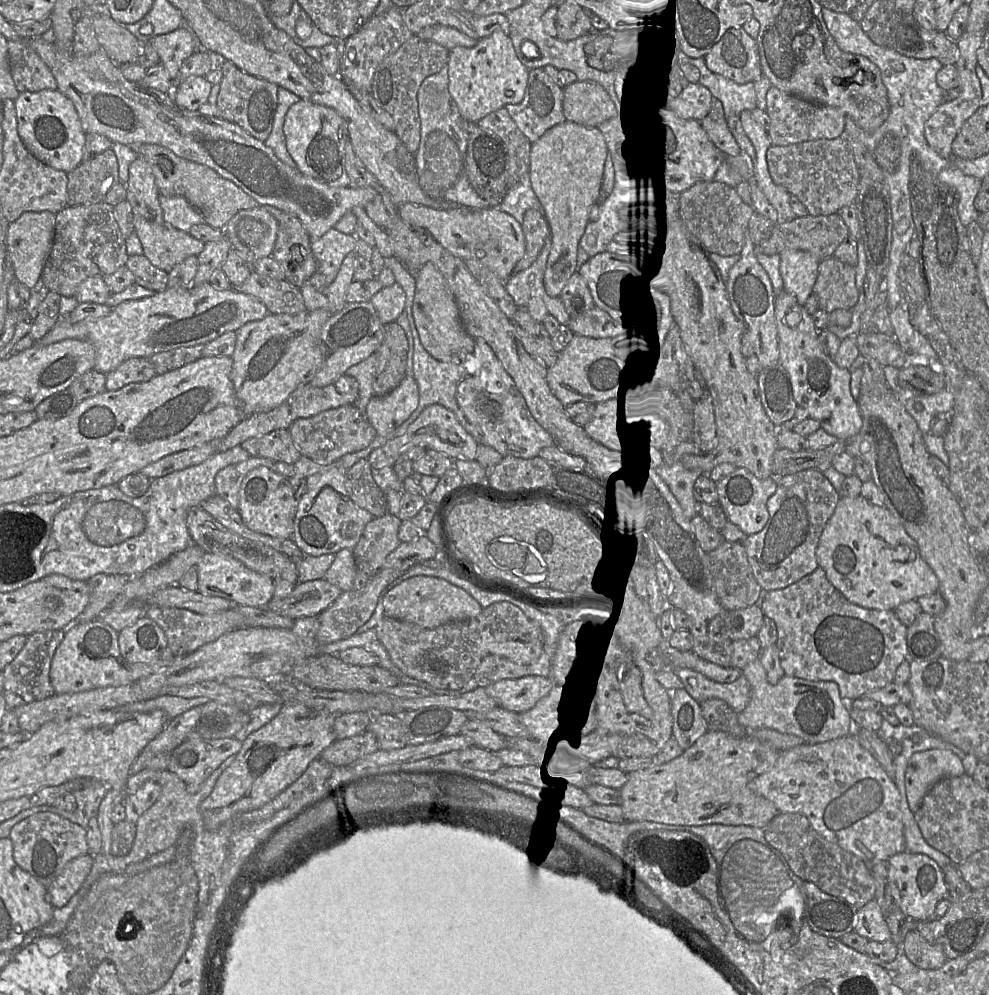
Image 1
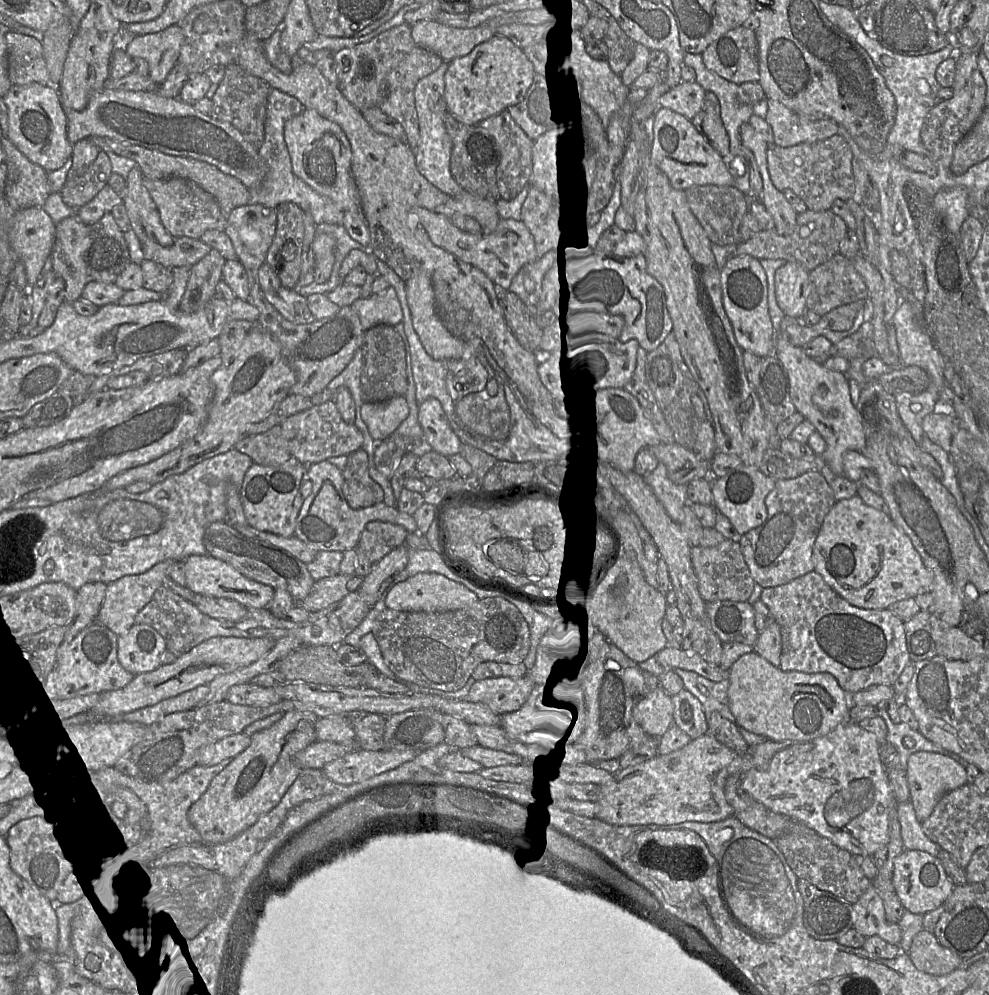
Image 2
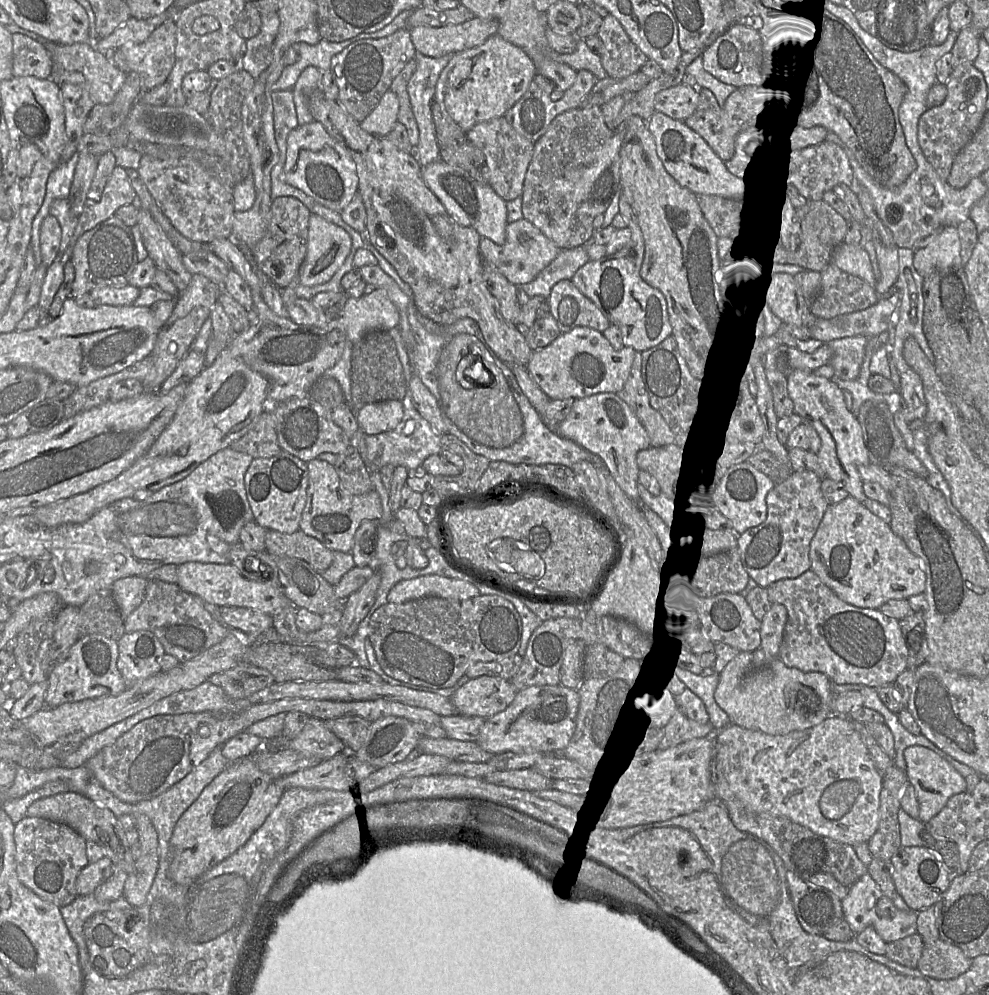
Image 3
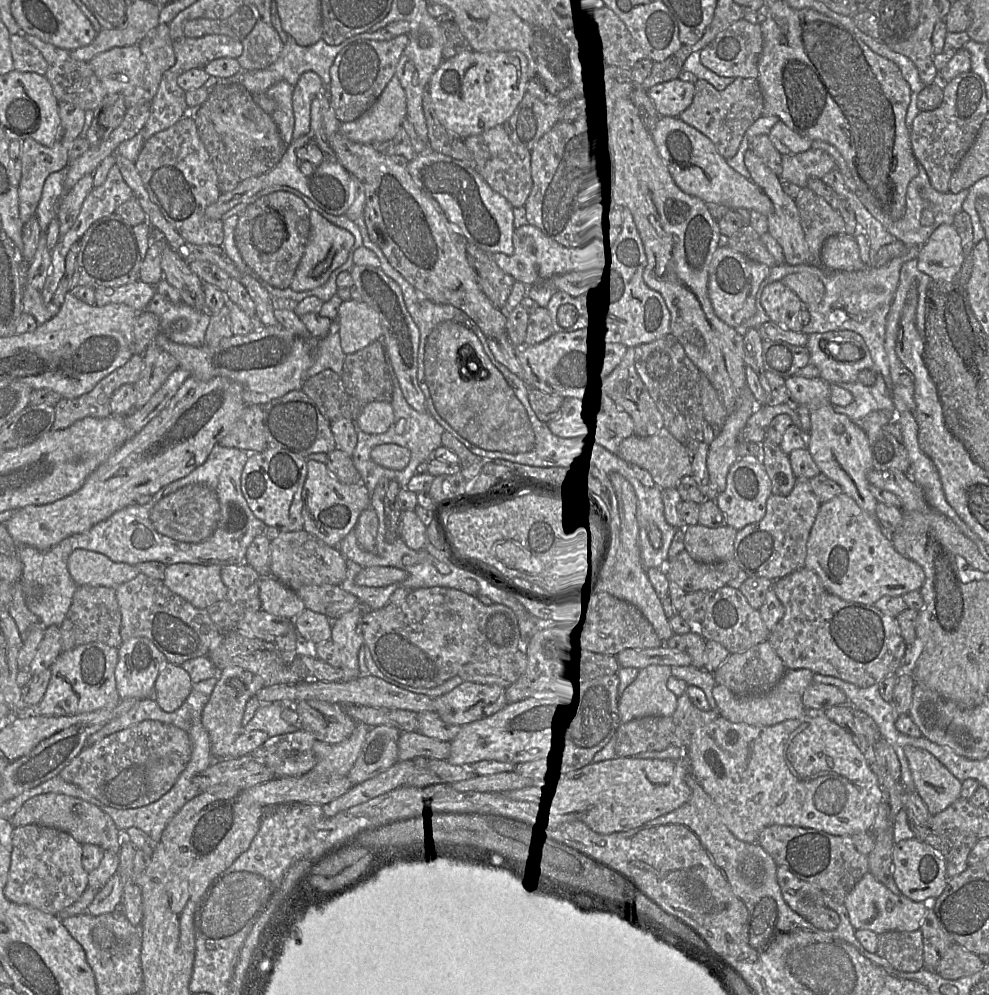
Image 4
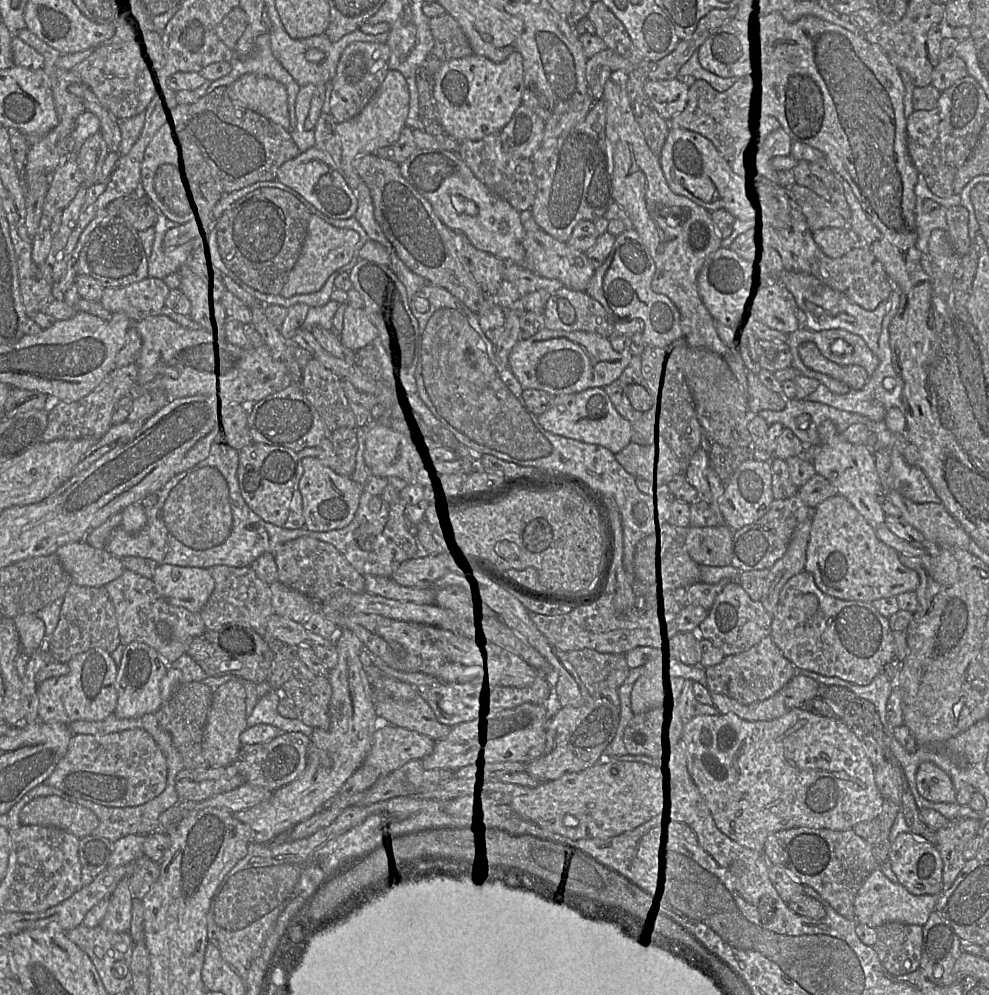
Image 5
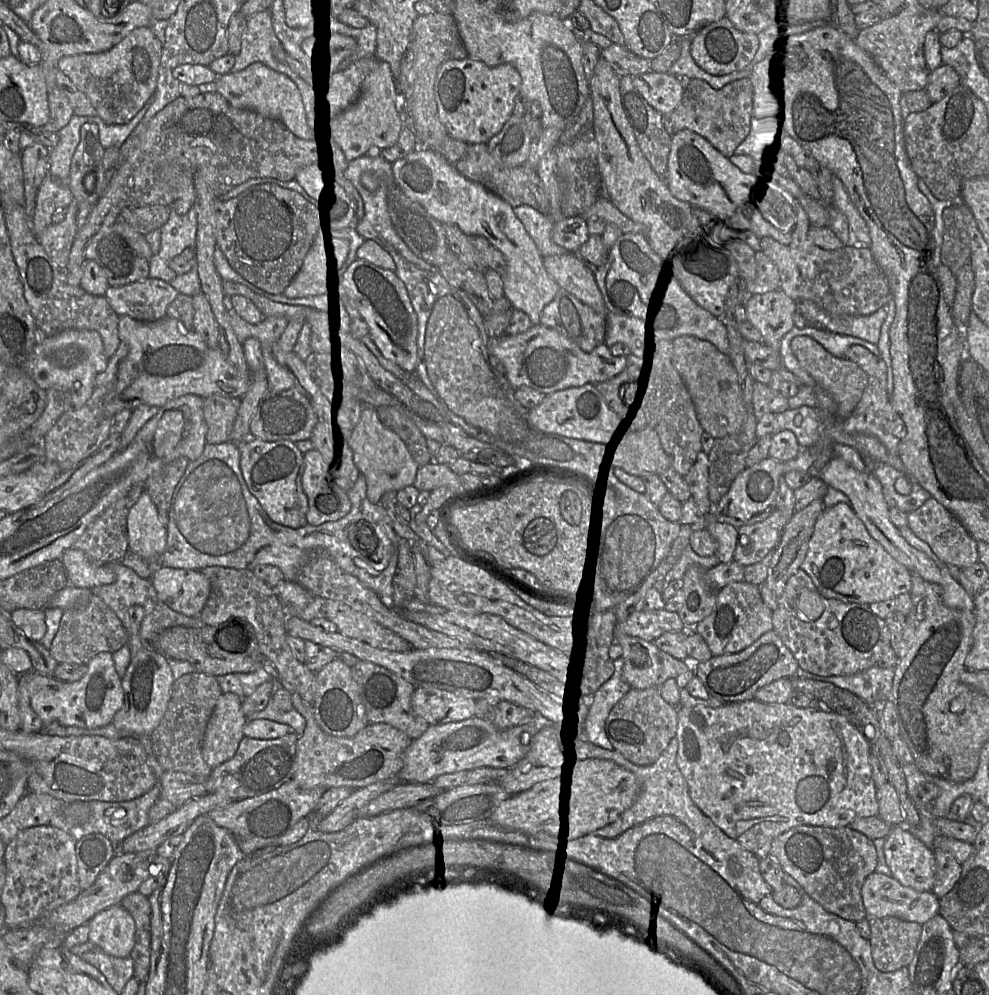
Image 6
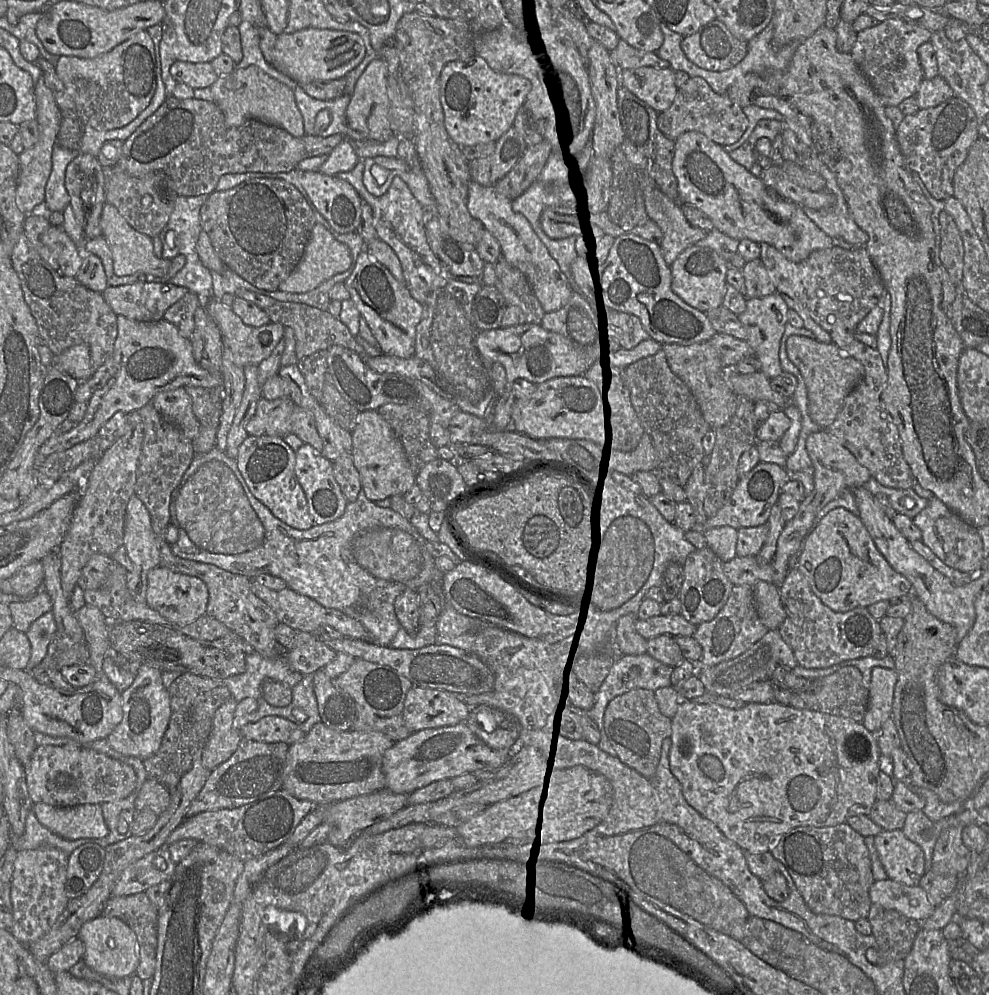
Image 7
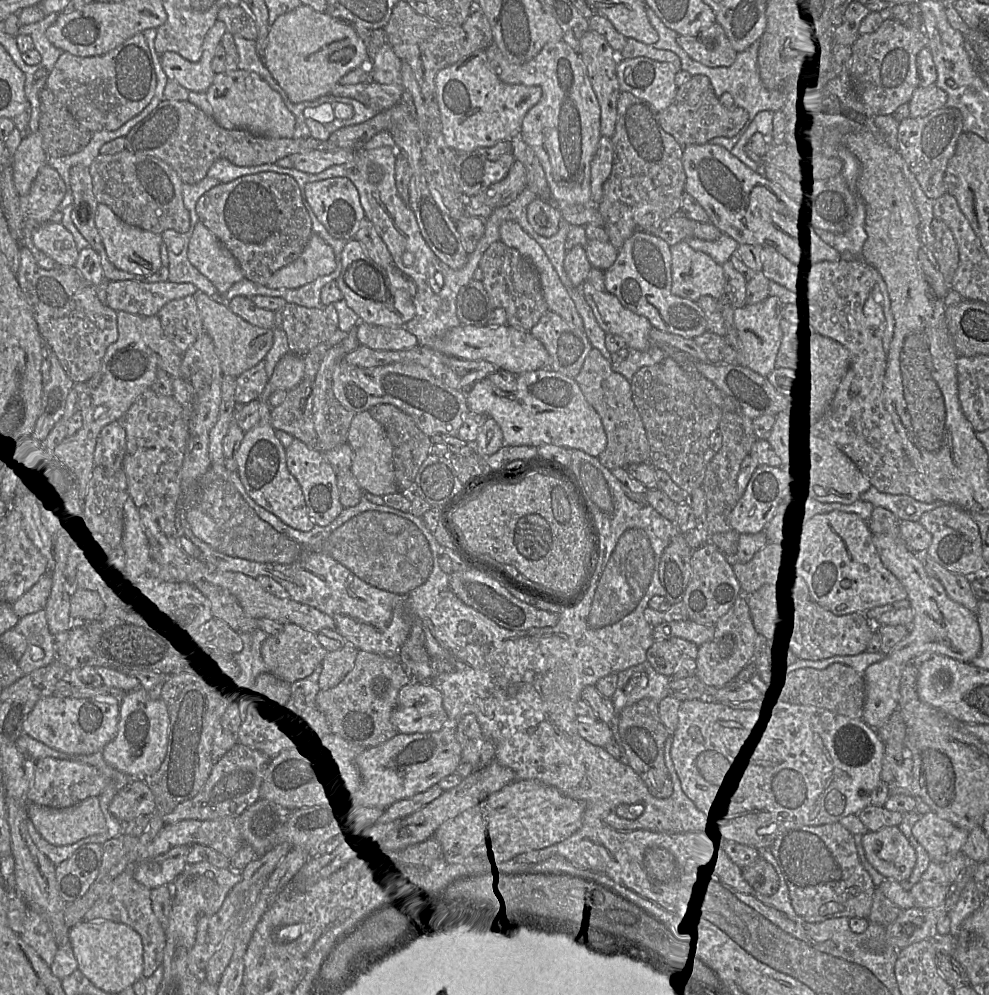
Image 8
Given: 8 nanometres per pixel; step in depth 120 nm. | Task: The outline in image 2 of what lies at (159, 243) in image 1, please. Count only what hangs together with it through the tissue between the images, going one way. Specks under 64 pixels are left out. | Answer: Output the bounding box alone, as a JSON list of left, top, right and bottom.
[141,237,212,269]

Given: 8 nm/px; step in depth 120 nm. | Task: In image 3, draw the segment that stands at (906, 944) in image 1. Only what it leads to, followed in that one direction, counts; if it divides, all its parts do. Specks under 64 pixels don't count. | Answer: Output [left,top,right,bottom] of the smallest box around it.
[916,939,972,979]

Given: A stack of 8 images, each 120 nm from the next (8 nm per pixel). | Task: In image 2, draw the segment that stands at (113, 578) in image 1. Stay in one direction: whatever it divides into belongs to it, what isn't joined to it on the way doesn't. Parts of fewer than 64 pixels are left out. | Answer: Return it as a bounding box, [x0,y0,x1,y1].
[64,582,108,642]

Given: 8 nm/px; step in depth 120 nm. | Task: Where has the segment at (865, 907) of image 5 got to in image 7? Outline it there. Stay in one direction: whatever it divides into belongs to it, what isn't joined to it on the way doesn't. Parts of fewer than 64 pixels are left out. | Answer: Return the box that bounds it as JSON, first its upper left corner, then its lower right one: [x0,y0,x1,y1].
[869,878,936,921]

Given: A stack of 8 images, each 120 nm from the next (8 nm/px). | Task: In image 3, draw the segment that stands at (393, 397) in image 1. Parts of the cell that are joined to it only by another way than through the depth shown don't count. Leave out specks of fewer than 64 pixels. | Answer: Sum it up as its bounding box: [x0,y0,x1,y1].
[356,400,404,435]

